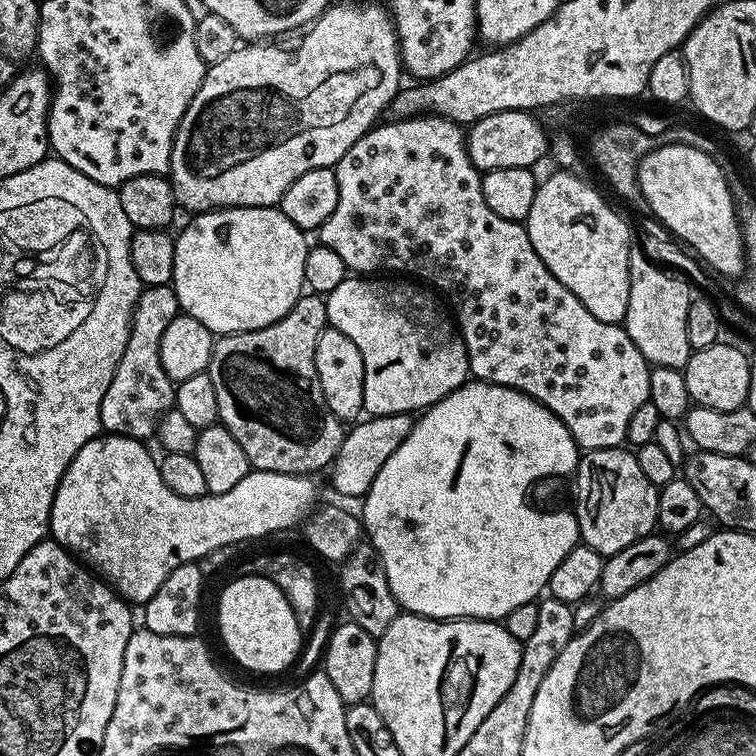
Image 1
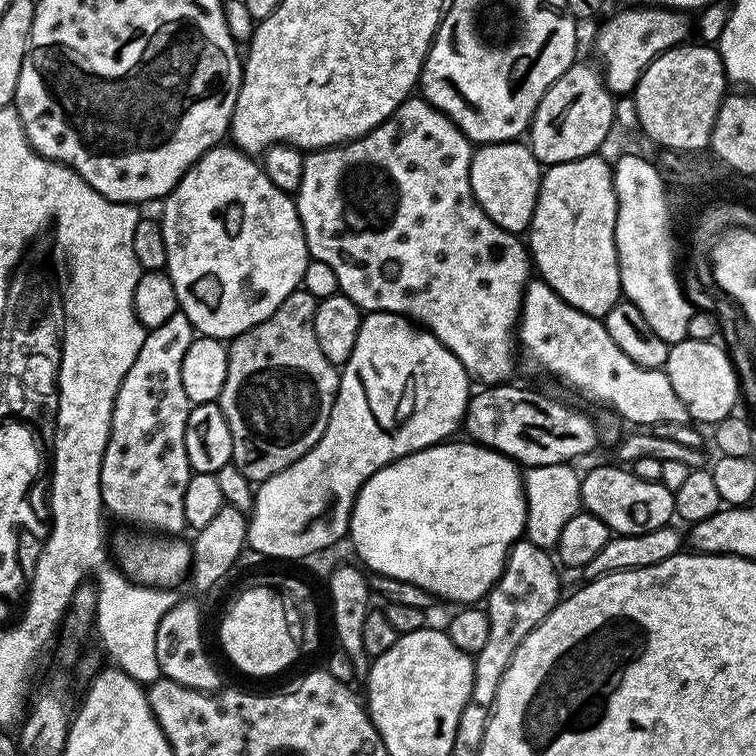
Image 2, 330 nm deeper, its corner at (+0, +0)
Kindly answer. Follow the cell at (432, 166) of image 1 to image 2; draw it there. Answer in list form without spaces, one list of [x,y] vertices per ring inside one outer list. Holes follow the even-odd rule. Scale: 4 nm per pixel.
[[[423,98],[404,100],[374,130],[370,130],[359,140],[350,140],[335,148],[312,150],[305,155],[302,170],[302,186],[294,194],[296,209],[302,222],[302,230],[306,238],[306,246],[311,259],[326,262],[334,274],[338,274],[340,292],[350,302],[360,307],[361,313],[393,312],[406,316],[422,328],[428,329],[462,362],[473,381],[481,380],[484,386],[495,386],[511,381],[512,376],[512,344],[514,348],[514,329],[520,319],[520,306],[524,302],[524,290],[530,279],[530,253],[525,241],[517,233],[502,230],[494,222],[490,222],[482,206],[476,204],[474,194],[470,190],[470,158],[474,151],[472,141],[468,140],[458,130],[458,126],[445,114],[429,104]]]

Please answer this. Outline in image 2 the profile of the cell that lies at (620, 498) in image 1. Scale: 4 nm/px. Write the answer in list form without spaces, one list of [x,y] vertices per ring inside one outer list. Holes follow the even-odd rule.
[[[604,464],[601,468],[592,468],[588,473],[583,473],[580,481],[583,511],[594,514],[594,518],[602,518],[602,522],[606,522],[609,530],[617,536],[646,534],[650,530],[669,527],[676,516],[674,493],[665,484],[646,482],[627,467],[612,464]]]

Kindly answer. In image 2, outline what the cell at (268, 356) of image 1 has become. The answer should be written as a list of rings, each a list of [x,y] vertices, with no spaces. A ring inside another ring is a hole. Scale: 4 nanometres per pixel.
[[[297,290],[291,292],[258,326],[233,336],[228,344],[228,369],[226,386],[222,386],[219,406],[226,414],[226,426],[230,426],[230,438],[234,438],[232,463],[246,474],[246,478],[259,482],[289,468],[302,454],[306,454],[322,438],[326,422],[330,422],[330,410],[340,389],[340,372],[318,347],[314,335],[314,310],[318,301],[314,294]]]

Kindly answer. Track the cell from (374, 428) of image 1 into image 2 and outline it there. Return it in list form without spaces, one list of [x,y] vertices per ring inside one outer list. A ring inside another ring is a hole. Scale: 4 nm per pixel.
[[[516,383],[484,386],[468,397],[462,428],[465,433],[468,431],[469,441],[493,448],[525,469],[572,464],[579,456],[595,450],[600,432],[586,413]]]

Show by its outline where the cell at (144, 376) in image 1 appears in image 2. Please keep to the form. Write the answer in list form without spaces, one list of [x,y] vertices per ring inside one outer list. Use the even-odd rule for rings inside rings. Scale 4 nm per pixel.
[[[179,310],[167,322],[162,322],[162,326],[145,331],[142,350],[138,350],[134,366],[126,370],[126,378],[122,378],[122,386],[118,386],[110,438],[102,458],[100,496],[104,499],[105,509],[120,520],[145,524],[148,527],[145,529],[160,534],[180,534],[186,528],[186,509],[182,507],[182,501],[186,498],[186,482],[190,482],[193,471],[186,458],[186,418],[190,405],[186,390],[182,390],[182,358],[186,358],[186,350],[190,350],[193,339],[190,318]]]

